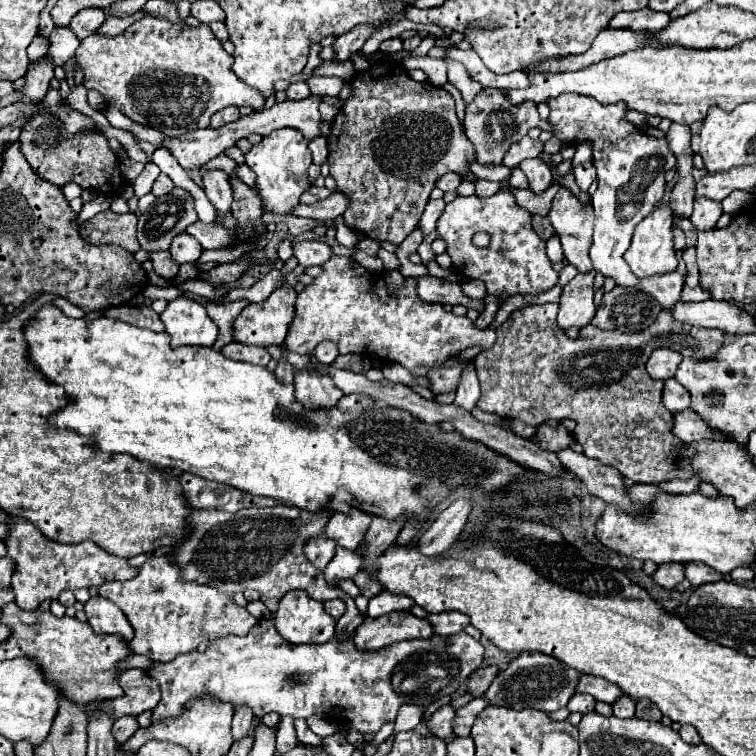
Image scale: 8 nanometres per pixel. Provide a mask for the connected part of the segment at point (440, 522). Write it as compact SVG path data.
M454 501L448 509L444 509L434 519L430 529L426 529L422 533L422 537L418 539L420 553L434 557L434 555L448 551L452 547L452 543L458 541L464 525L468 521L468 513L470 513L470 505L466 501Z

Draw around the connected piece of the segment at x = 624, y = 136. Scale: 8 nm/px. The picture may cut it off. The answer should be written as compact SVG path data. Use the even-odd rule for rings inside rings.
M560 95L548 101L550 123L554 135L566 143L576 145L582 141L592 141L594 145L594 167L598 169L598 189L592 195L592 205L596 213L594 237L590 245L590 259L594 271L610 277L620 287L634 287L652 295L664 309L674 307L680 299L684 285L684 275L678 271L666 275L654 275L650 279L638 279L630 267L624 263L624 253L630 247L630 239L638 221L648 215L662 199L666 189L666 171L676 169L676 157L668 147L666 139L654 139L642 135L632 123L624 119L624 105L602 105L596 99L582 95Z

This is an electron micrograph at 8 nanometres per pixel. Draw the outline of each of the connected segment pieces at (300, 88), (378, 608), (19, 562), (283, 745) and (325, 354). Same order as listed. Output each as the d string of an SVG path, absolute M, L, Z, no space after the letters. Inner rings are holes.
M298 81L288 87L288 99L298 101L298 99L306 99L306 95L310 95L310 87L306 81Z
M380 591L376 597L370 599L366 615L374 619L374 617L382 617L392 611L408 611L412 605L414 601L410 601L406 595L396 595L392 591Z
M14 517L14 523L10 523L10 535L4 543L10 557L16 561L16 571L12 577L16 605L26 611L36 611L42 601L56 601L66 589L76 591L82 587L100 587L108 581L128 581L138 575L138 569L130 567L126 559L106 553L92 541L62 545L44 537L30 521L20 517Z
M290 716L283 717L276 729L276 753L284 755L298 743L294 731L294 719Z
M320 343L320 345L314 349L314 357L316 357L320 363L326 363L326 365L330 365L338 355L340 355L340 351L338 351L338 345L336 345L336 343Z

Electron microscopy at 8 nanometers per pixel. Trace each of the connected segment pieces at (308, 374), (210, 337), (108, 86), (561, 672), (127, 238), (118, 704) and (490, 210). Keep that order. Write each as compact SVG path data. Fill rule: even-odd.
M296 371L294 373L296 401L300 401L308 409L316 407L332 407L344 395L330 375L314 375L314 371Z
M176 297L174 301L170 301L160 319L166 325L166 331L170 333L174 347L212 347L218 337L218 325L208 317L206 307L186 297Z
M144 17L130 25L122 35L106 39L100 35L90 35L82 39L76 49L76 65L84 71L84 87L94 89L106 97L110 107L120 109L126 117L136 123L148 125L164 133L166 137L178 137L182 133L204 129L210 125L210 117L228 107L228 105L250 105L254 111L260 111L264 97L258 95L252 87L242 83L232 71L232 55L222 49L222 43L214 39L214 33L208 25L200 27L180 27L166 19Z
M520 653L504 671L496 675L496 679L486 689L484 697L488 699L488 705L500 705L510 709L540 709L546 713L558 711L560 707L566 707L570 697L576 693L576 685L582 673L578 669L566 667L566 663L544 655L544 653Z
M114 211L98 213L96 217L80 225L80 237L90 245L114 243L128 249L130 253L136 253L140 249L140 243L136 239L134 213L126 213L126 215L118 215Z
M128 669L118 679L124 695L100 705L100 713L110 713L114 717L140 715L148 709L154 709L160 701L158 681L146 675L142 669Z
M498 191L488 199L476 195L454 199L446 205L436 229L448 243L454 271L466 279L484 281L488 295L498 295L500 301L516 293L540 295L558 283L558 273L546 257L546 241L532 229L532 215L516 203L510 191ZM478 231L490 233L488 247L472 245L472 235Z

